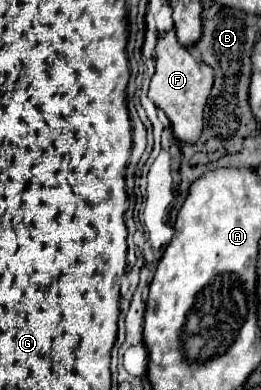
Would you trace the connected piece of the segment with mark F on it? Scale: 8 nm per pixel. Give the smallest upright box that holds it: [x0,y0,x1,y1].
[148,31,214,143]

